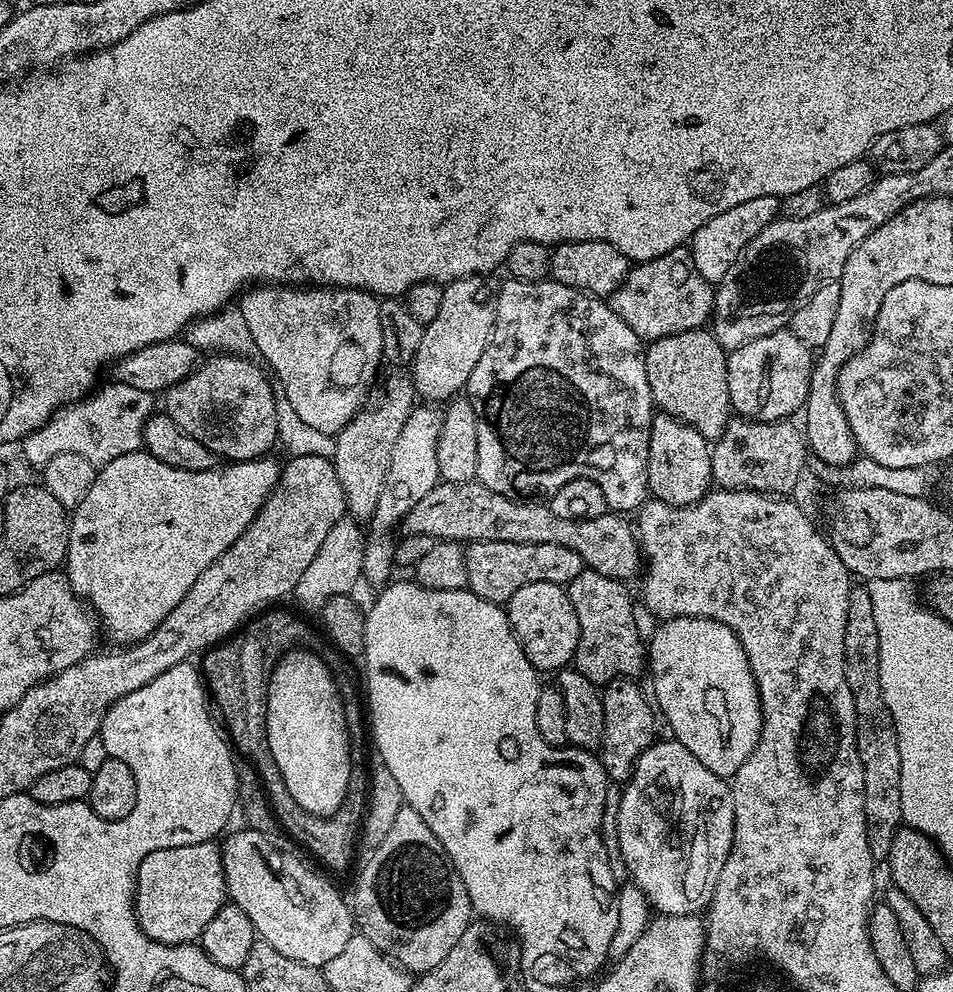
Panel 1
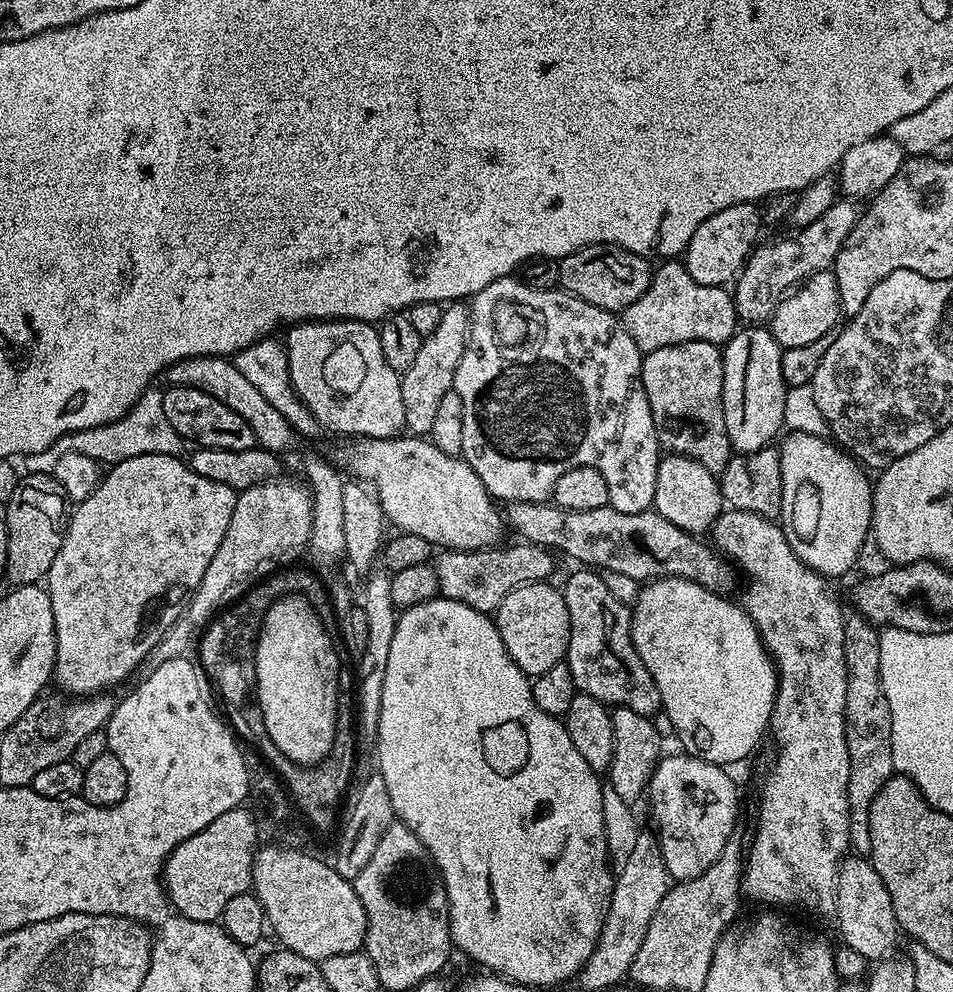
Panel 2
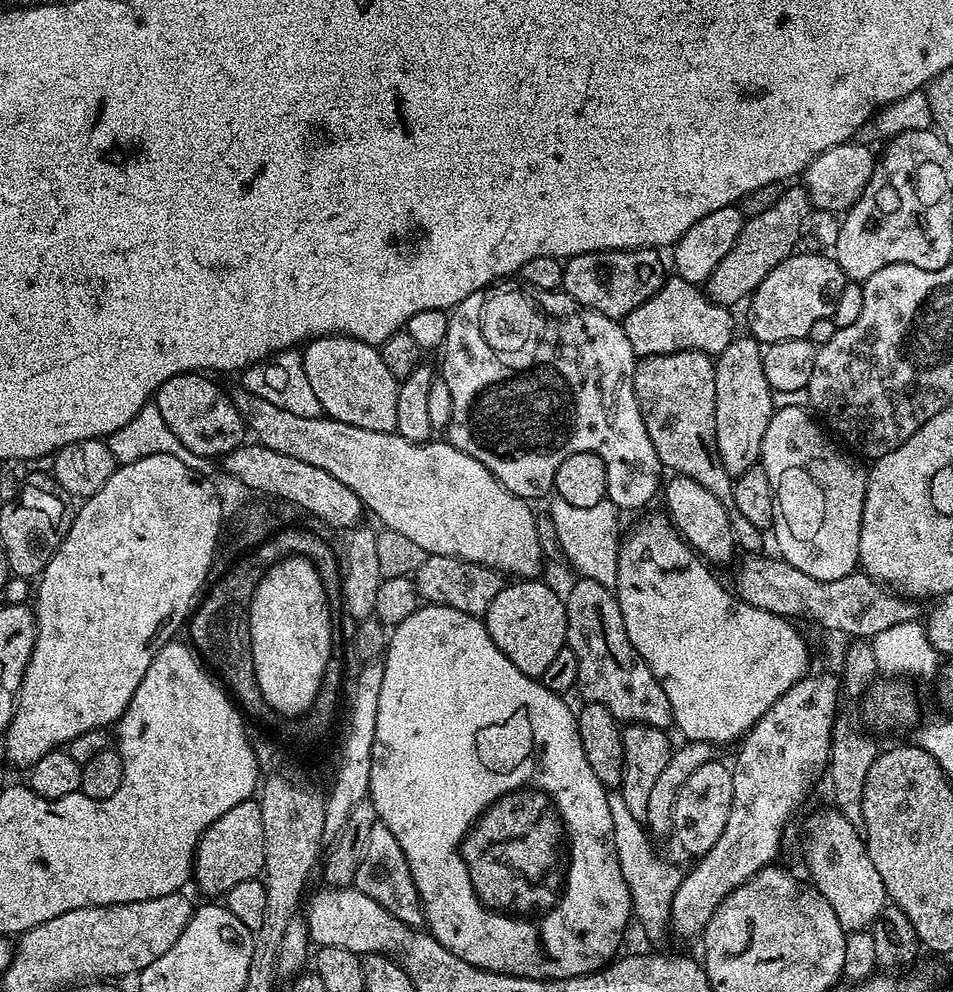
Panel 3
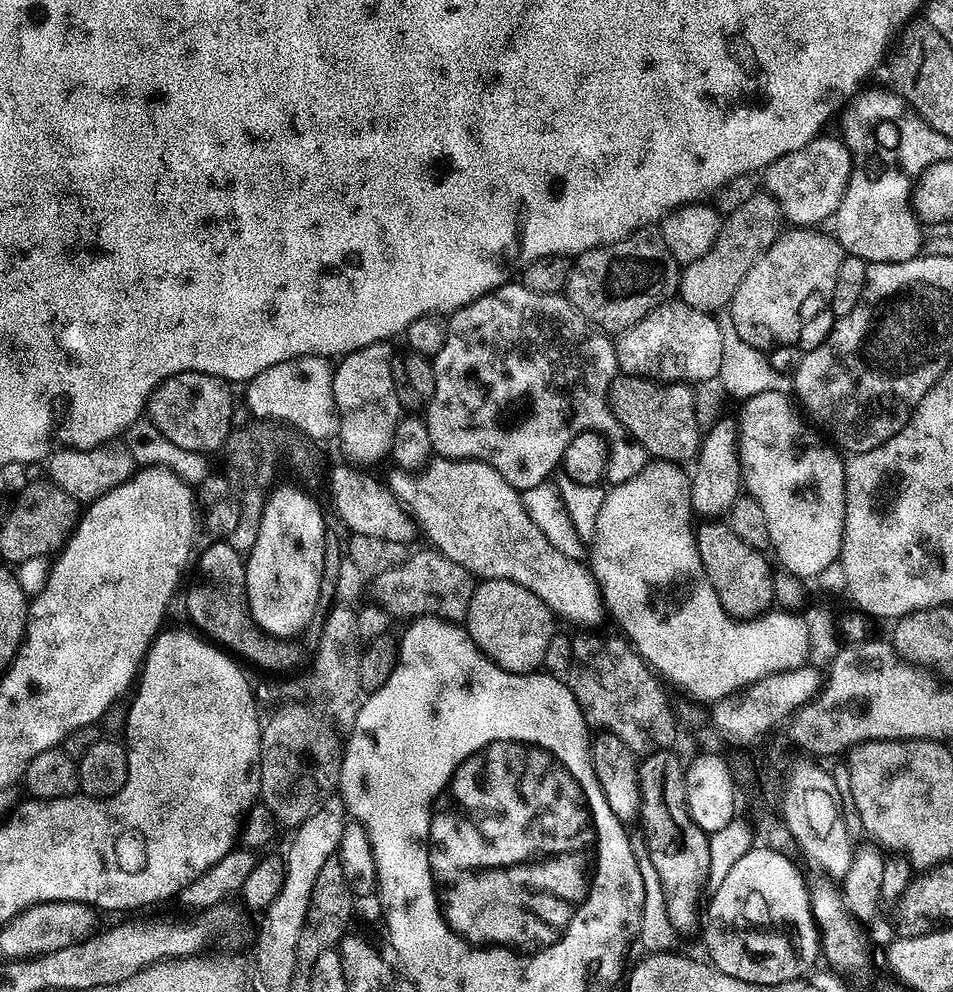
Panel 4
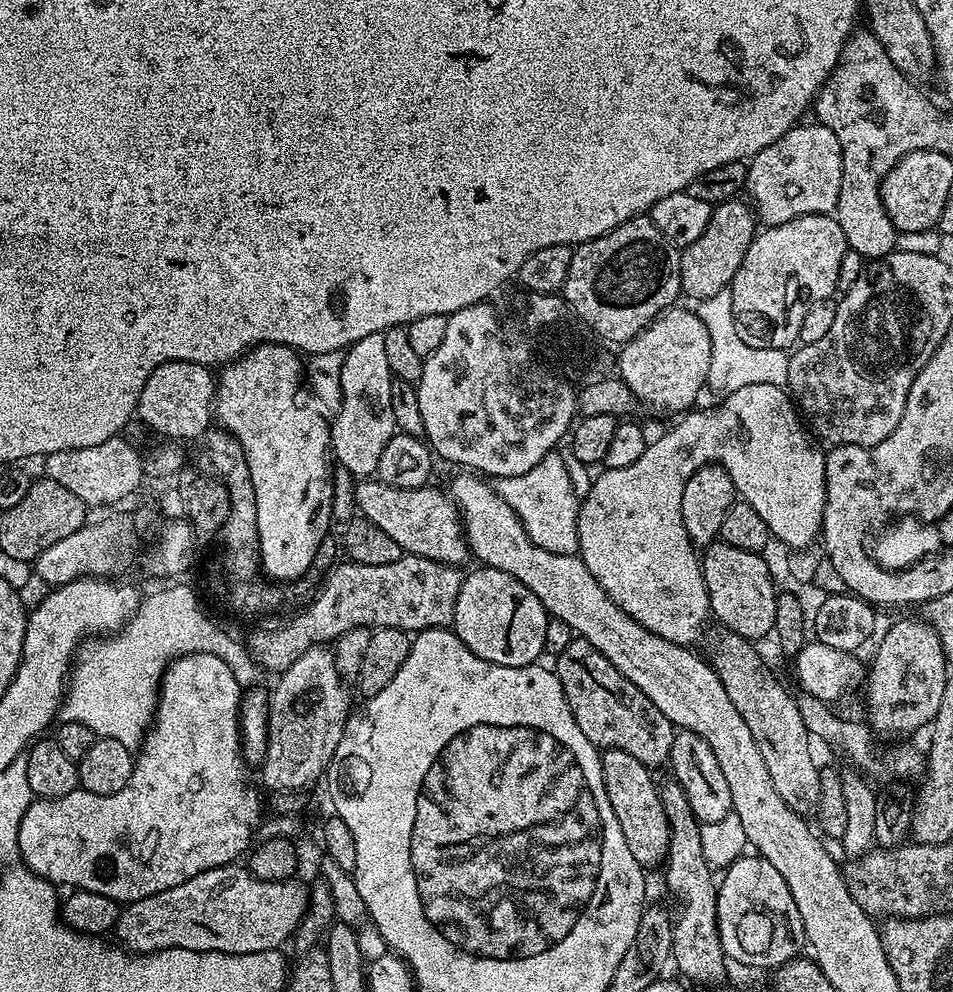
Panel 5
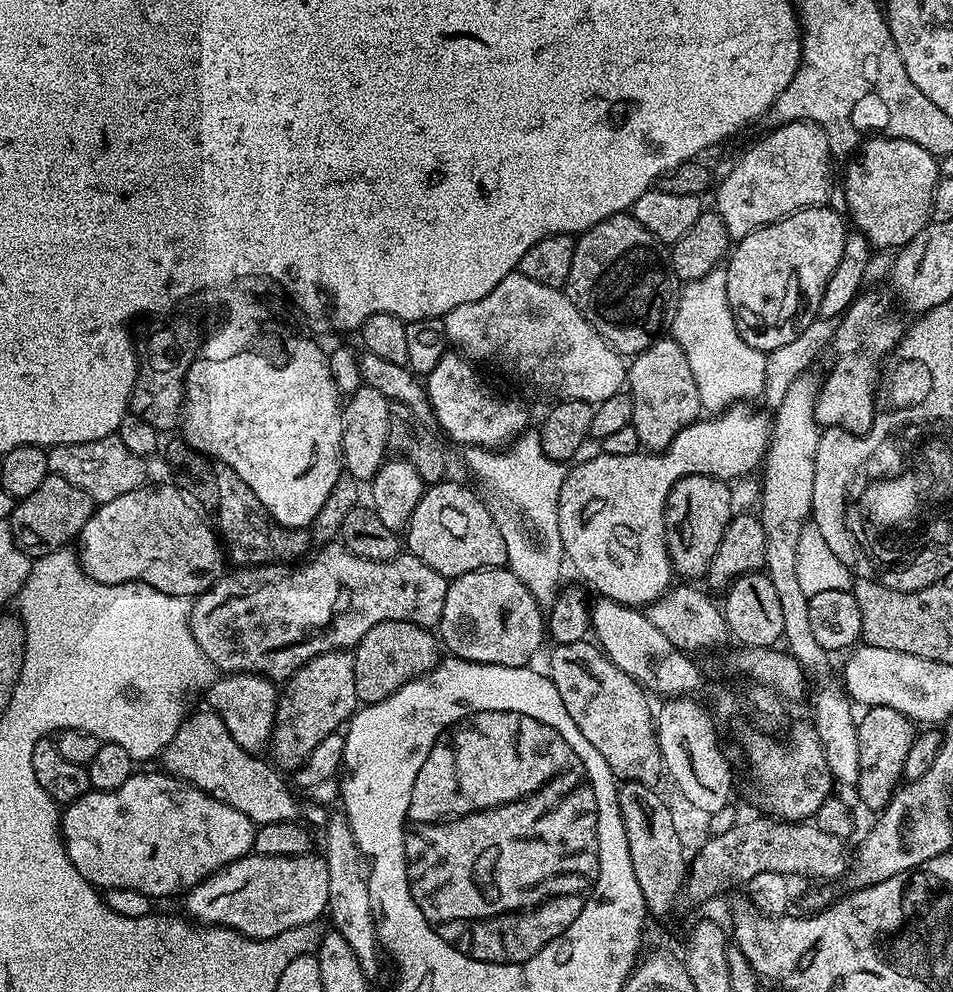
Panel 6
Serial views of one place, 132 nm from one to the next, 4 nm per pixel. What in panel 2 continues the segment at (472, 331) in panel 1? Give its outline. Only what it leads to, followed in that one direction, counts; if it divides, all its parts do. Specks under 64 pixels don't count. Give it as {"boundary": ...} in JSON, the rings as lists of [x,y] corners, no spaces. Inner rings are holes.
{"boundary":[[[452,302],[444,308],[442,322],[438,322],[438,330],[434,334],[423,337],[418,355],[410,370],[402,373],[402,406],[406,410],[405,429],[411,435],[427,437],[434,426],[434,413],[438,411],[438,402],[442,402],[442,394],[453,391],[454,374],[458,370],[458,362],[464,353],[468,341],[470,308],[464,302]]]}

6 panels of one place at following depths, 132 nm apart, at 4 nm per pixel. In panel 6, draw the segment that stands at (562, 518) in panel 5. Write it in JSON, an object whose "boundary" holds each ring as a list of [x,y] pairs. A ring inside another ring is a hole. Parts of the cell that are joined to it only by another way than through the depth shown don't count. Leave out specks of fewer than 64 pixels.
{"boundary":[[[536,430],[523,432],[503,450],[469,447],[465,452],[469,470],[496,495],[494,512],[506,542],[508,571],[530,590],[541,609],[551,608],[562,591],[560,571],[566,568],[564,543],[558,530],[558,498],[566,475],[565,465],[543,452]]]}

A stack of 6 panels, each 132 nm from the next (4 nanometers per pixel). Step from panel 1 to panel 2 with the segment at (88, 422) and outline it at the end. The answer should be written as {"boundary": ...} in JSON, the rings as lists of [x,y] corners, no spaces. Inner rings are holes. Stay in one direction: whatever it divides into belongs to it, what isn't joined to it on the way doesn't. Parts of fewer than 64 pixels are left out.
{"boundary":[[[149,386],[144,393],[134,402],[134,406],[122,418],[110,422],[106,426],[94,426],[90,430],[78,430],[68,436],[58,438],[46,450],[38,454],[30,454],[23,457],[22,464],[32,474],[48,474],[62,458],[62,454],[73,452],[74,454],[86,454],[86,458],[94,458],[101,466],[121,464],[130,458],[138,458],[142,454],[166,454],[167,456],[180,456],[186,447],[184,437],[170,426],[170,418],[166,418],[166,410],[162,406],[164,392]]]}

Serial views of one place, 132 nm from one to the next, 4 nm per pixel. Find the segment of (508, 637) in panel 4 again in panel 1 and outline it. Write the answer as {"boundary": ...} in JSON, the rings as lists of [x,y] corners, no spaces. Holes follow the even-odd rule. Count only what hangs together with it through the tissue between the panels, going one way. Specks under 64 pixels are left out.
{"boundary":[[[529,582],[509,598],[506,611],[512,632],[518,638],[526,658],[541,673],[555,673],[573,663],[580,633],[578,614],[574,614],[574,606],[561,585]]]}

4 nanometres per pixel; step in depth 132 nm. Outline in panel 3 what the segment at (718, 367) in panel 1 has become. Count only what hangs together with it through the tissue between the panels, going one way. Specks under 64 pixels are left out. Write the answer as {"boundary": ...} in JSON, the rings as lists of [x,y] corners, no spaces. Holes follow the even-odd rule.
{"boundary":[[[682,350],[670,354],[645,356],[637,359],[634,370],[634,394],[638,398],[638,406],[642,414],[642,422],[646,422],[646,434],[650,434],[650,442],[654,442],[654,454],[658,454],[661,465],[669,468],[669,473],[686,478],[694,478],[698,486],[706,486],[722,506],[731,509],[732,485],[734,478],[722,466],[722,458],[716,445],[716,391],[714,378],[716,366],[713,357],[707,352]]]}

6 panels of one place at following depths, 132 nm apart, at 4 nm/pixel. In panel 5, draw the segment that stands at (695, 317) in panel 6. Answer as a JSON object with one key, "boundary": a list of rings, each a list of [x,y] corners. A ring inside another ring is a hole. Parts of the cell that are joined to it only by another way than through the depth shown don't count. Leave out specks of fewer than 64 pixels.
{"boundary":[[[729,287],[723,288],[713,298],[701,301],[696,308],[699,317],[702,318],[703,325],[706,326],[710,333],[711,340],[711,360],[710,370],[707,371],[709,390],[718,393],[718,396],[725,396],[742,390],[745,386],[750,385],[778,385],[785,387],[788,383],[789,376],[789,353],[783,348],[758,348],[746,345],[738,336],[738,332],[734,330],[733,316],[733,294]]]}

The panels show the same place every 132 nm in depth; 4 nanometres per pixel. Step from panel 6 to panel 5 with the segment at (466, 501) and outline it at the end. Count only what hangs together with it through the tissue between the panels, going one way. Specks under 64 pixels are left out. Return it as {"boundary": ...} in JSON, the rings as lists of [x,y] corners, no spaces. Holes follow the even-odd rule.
{"boundary":[[[364,478],[356,484],[355,507],[363,519],[390,534],[407,555],[430,558],[439,564],[463,565],[463,560],[469,559],[470,549],[464,539],[460,510],[445,489],[443,492],[432,487],[399,488],[379,478]]]}

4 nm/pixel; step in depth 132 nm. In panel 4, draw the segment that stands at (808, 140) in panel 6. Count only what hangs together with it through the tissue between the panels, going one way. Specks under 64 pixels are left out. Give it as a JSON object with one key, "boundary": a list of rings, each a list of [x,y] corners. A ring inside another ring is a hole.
{"boundary":[[[821,134],[802,150],[794,150],[763,169],[762,184],[778,202],[783,219],[792,226],[820,226],[831,221],[846,194],[852,173],[852,156],[843,139]]]}

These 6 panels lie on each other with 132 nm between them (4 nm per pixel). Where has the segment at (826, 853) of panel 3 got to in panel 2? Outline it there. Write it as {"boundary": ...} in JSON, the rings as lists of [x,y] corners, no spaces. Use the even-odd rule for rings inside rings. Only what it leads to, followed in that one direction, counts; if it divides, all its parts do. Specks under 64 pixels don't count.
{"boundary":[[[852,854],[840,865],[836,883],[835,916],[840,923],[843,945],[862,954],[864,961],[881,962],[897,951],[896,935],[900,936],[902,931],[890,902],[890,890],[882,886],[882,878],[878,878],[878,870],[874,870],[871,859]]]}

